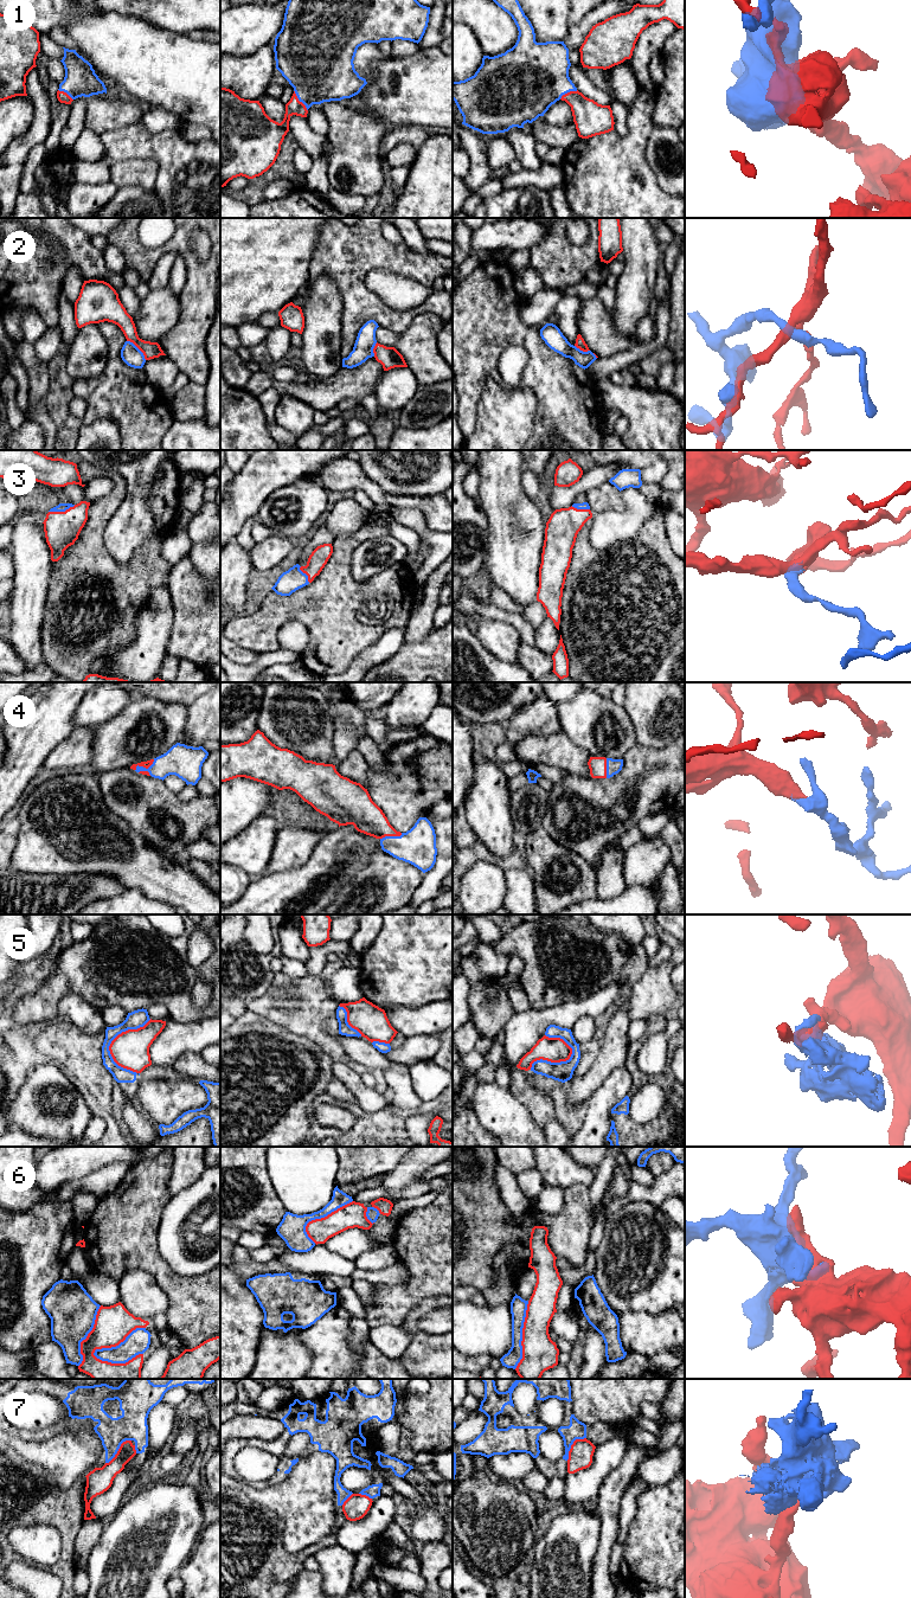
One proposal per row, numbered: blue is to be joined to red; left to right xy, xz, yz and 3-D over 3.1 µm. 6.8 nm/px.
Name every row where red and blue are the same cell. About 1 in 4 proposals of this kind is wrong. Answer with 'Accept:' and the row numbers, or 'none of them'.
Accept: 1, 3, 4

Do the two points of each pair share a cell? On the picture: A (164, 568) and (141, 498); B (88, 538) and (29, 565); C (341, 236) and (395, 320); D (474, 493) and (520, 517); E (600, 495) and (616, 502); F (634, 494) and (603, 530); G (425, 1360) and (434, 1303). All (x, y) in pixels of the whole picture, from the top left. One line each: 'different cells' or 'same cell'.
A: different cells
B: different cells
C: same cell
D: different cells
E: same cell
F: same cell
G: same cell

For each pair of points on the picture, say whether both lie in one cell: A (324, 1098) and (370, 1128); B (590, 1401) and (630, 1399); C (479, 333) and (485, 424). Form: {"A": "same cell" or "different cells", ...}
{"A": "same cell", "B": "same cell", "C": "different cells"}

